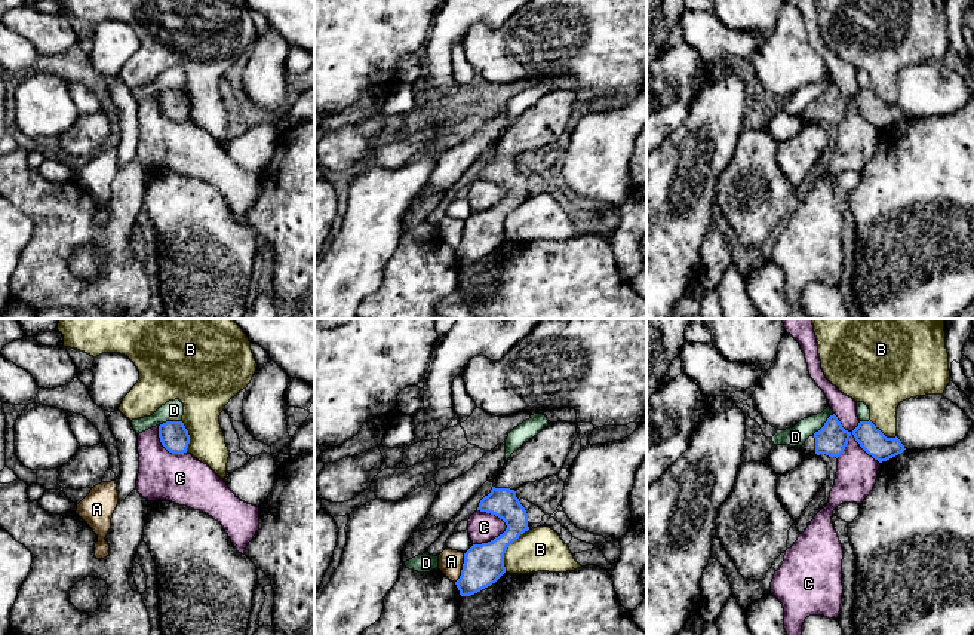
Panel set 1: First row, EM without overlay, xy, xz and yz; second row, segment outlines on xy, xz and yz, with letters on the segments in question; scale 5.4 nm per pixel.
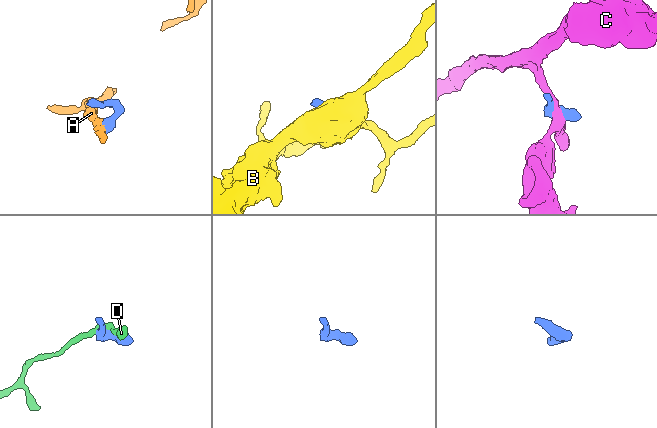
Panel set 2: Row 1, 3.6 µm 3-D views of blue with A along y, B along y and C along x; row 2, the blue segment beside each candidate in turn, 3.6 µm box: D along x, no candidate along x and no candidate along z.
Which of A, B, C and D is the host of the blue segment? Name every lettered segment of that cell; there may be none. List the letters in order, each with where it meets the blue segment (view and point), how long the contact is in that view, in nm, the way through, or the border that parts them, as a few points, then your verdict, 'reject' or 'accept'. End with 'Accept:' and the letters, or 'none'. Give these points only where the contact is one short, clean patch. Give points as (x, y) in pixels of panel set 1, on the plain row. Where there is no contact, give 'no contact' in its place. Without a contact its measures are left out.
A: xz (463, 236) | 170 nm | along xz (464, 221), (461, 242), (454, 249) | reject
B: xz (506, 217) | 260 nm | along xz (528, 196), (507, 215), (504, 238) | reject
C: yz (856, 107) | 380 nm | reject
D: yz (825, 92) | 160 nm | reject
Accept: none

